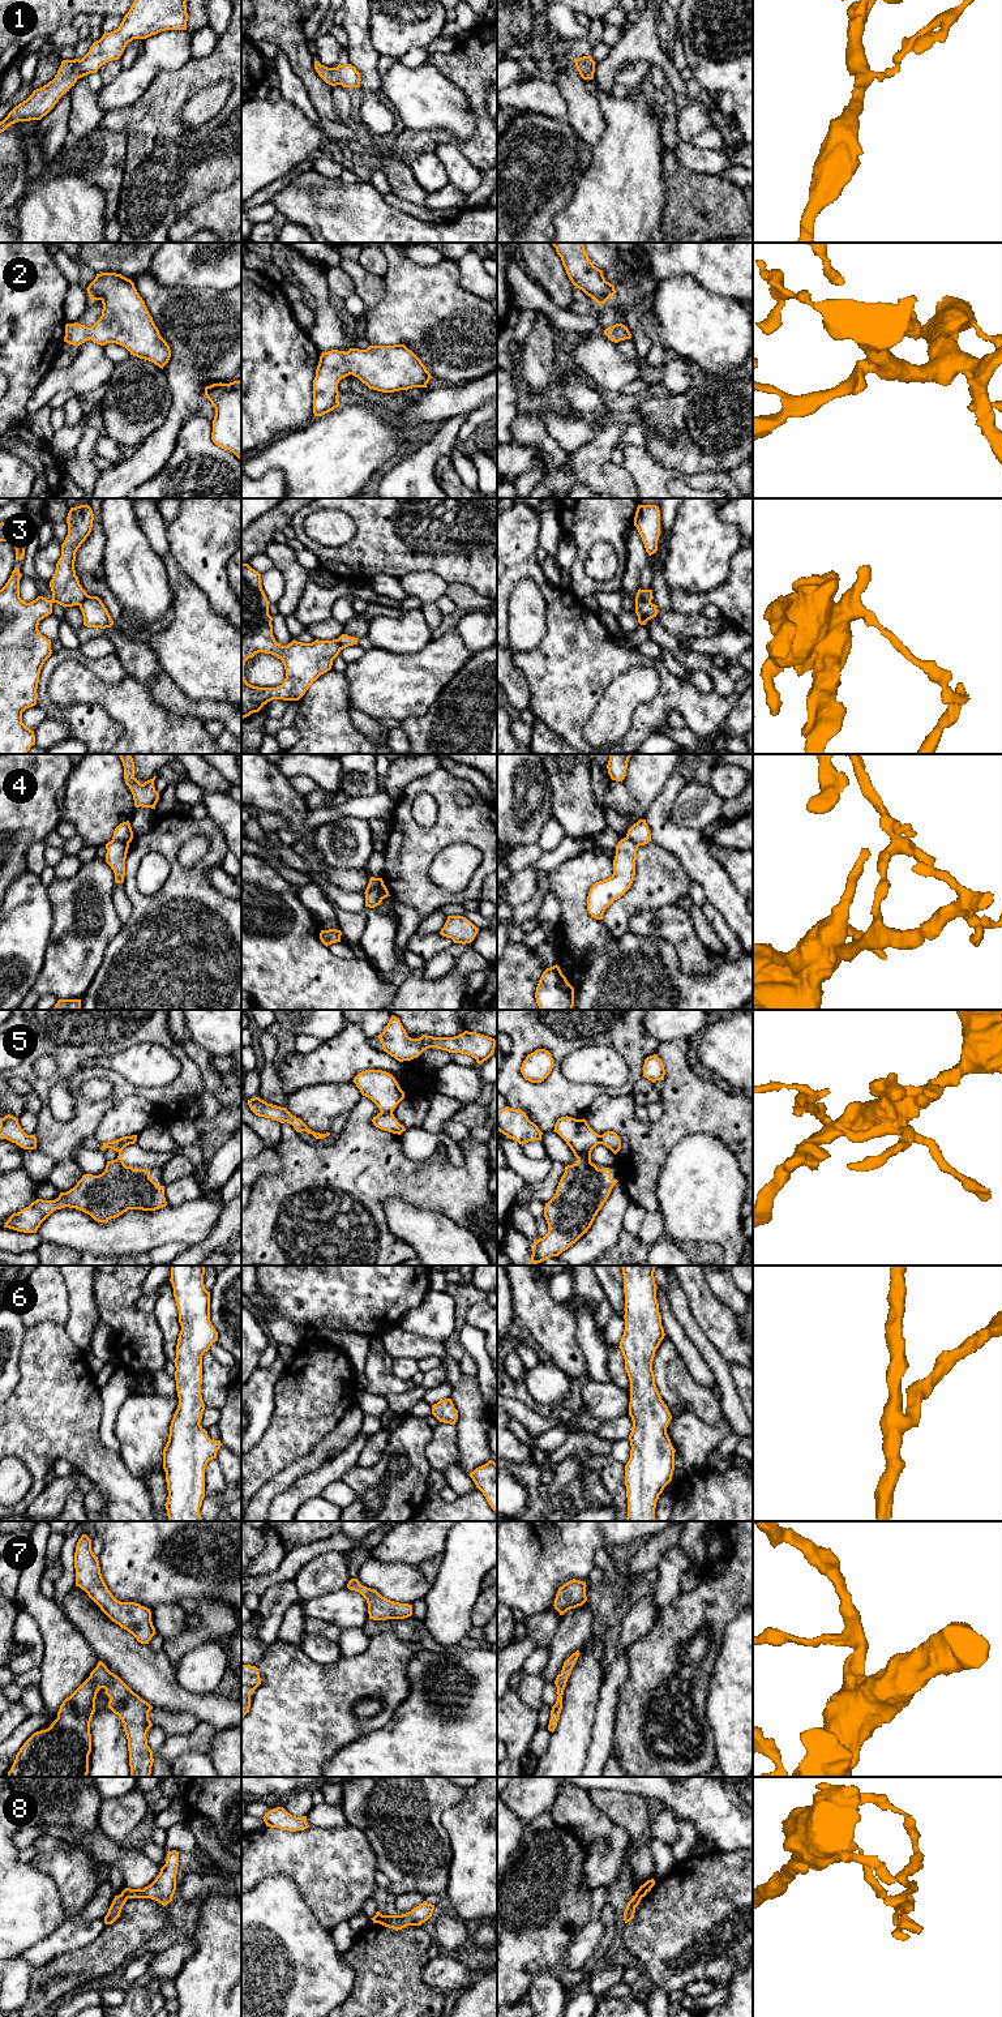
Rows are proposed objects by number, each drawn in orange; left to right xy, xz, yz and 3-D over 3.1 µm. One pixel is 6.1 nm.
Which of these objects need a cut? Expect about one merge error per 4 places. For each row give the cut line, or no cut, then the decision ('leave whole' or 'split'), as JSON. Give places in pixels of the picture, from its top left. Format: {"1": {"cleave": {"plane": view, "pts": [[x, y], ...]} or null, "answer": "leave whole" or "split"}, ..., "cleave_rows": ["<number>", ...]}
{"1": {"cleave": null, "answer": "leave whole"}, "2": {"cleave": null, "answer": "leave whole"}, "3": {"cleave": {"plane": "yz", "pts": [[637, 595], [650, 602]]}, "answer": "split"}, "4": {"cleave": {"plane": "xz", "pts": [[382, 883], [364, 893]]}, "answer": "split"}, "5": {"cleave": {"plane": "xy", "pts": [[129, 1142], [119, 1153]]}, "answer": "split"}, "6": {"cleave": null, "answer": "leave whole"}, "7": {"cleave": null, "answer": "leave whole"}, "8": {"cleave": {"plane": "xy", "pts": [[121, 1893], [127, 1898]]}, "answer": "split"}, "cleave_rows": ["3", "4", "5", "8"]}

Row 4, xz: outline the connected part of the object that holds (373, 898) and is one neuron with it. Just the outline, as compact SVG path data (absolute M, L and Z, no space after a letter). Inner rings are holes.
M385 885L378 888L371 890L365 892L365 907L374 908L381 904L381 902L390 896Z

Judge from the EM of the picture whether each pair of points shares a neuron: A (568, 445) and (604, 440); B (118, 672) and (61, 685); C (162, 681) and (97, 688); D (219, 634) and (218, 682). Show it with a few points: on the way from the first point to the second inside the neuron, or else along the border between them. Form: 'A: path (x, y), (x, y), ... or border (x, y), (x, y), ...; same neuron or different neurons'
A: border (596, 431), (587, 442), (568, 457); different neurons
B: border (71, 660), (108, 684), (118, 684), (127, 675); different neurons
C: border (127, 673), (140, 681), (162, 706); different neurons
D: path (217, 646), (218, 671); same neuron

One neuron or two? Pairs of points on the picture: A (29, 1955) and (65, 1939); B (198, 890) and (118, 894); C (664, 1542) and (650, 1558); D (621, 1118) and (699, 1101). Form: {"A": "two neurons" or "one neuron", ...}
{"A": "one neuron", "B": "two neurons", "C": "one neuron", "D": "one neuron"}

